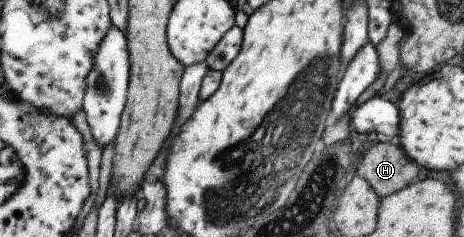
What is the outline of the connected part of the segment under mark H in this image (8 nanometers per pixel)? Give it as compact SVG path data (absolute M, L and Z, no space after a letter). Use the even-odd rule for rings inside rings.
M391 141L367 149L354 174L362 177L381 199L416 180L418 170L419 166Z

